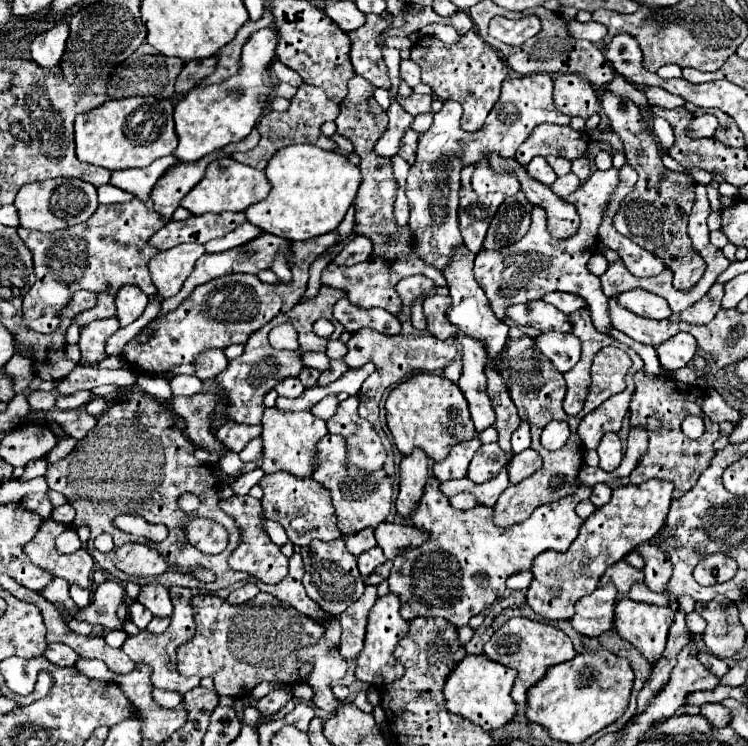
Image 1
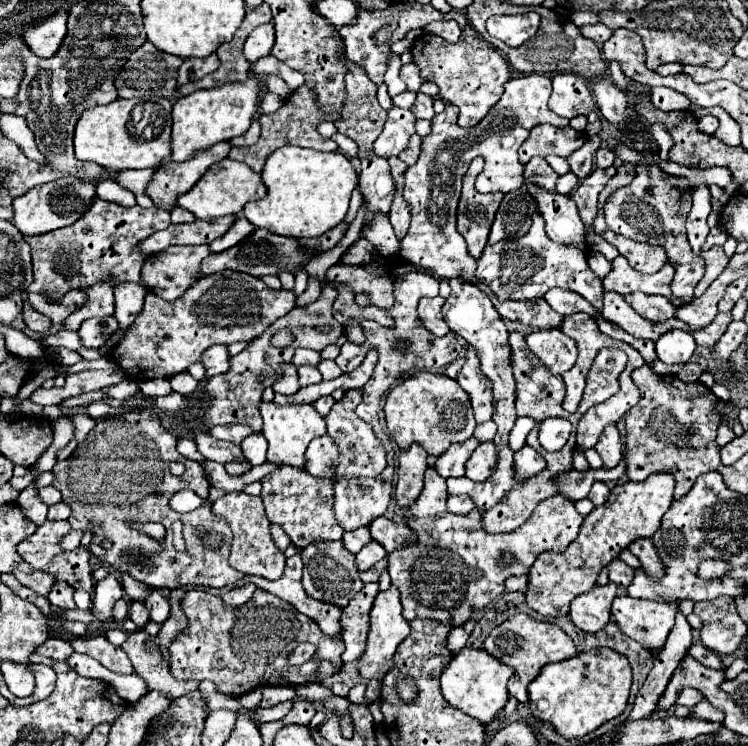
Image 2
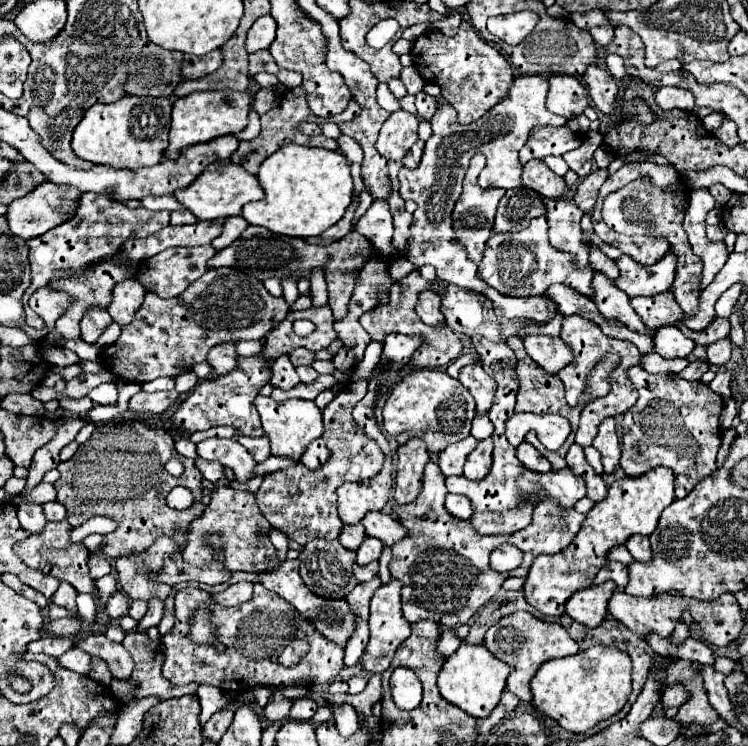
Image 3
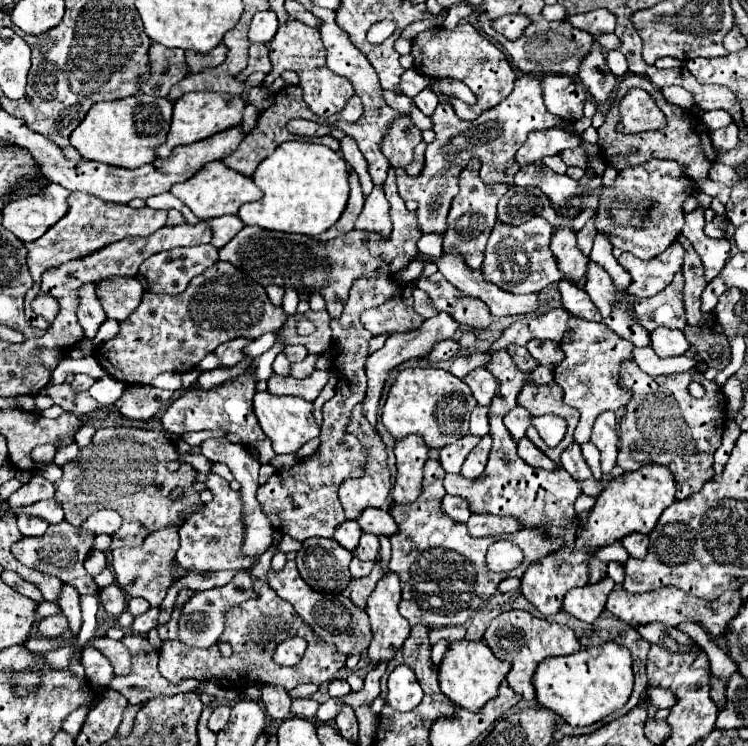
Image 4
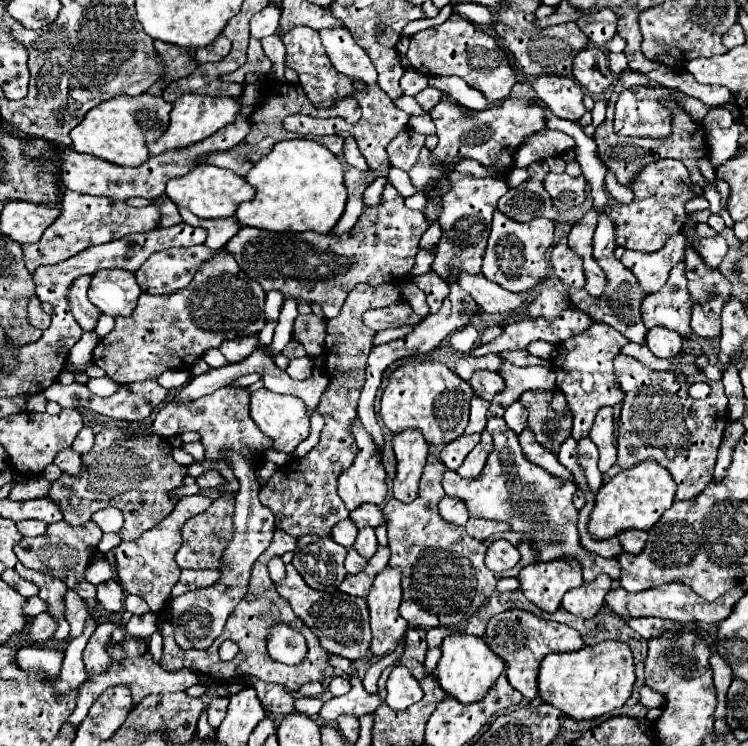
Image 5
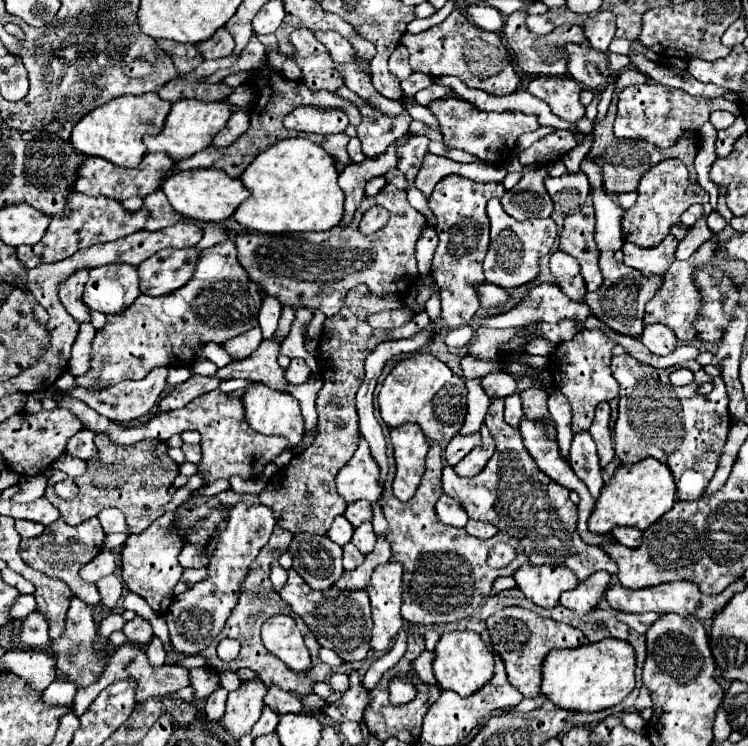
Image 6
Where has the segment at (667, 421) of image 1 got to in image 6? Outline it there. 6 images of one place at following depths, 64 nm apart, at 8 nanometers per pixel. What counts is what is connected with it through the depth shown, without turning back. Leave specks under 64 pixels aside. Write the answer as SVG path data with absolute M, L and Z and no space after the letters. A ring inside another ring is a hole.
M630 354L612 360L612 376L620 384L620 412L614 426L614 444L616 456L624 466L636 464L646 456L658 458L670 468L676 480L678 500L698 500L718 468L732 418L728 414L728 396L722 378L710 378L696 360L684 362L682 368L692 370L694 380L680 388L670 384L670 368L652 368L630 358ZM704 382L712 382L714 390L706 396L696 396L696 388Z

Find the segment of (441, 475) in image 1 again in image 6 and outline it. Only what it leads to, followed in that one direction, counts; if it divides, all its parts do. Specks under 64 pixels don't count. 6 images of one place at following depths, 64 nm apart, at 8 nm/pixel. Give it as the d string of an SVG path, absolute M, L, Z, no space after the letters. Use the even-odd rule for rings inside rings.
M474 432L474 434L468 434L468 436L462 436L462 434L456 434L456 438L452 438L444 450L444 460L446 464L450 466L456 466L472 448L476 448L480 444L480 432Z

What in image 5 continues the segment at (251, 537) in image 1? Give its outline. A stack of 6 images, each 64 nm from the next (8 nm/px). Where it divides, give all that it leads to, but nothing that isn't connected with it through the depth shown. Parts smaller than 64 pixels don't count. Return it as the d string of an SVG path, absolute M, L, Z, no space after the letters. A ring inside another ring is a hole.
M204 472L198 478L200 486L210 486L216 488L222 496L218 500L214 500L206 512L186 520L186 524L182 526L182 546L178 550L178 566L180 568L192 568L192 570L206 570L206 568L220 568L222 566L222 554L234 534L234 524L232 524L232 516L234 516L234 492L226 490L226 482L218 472Z

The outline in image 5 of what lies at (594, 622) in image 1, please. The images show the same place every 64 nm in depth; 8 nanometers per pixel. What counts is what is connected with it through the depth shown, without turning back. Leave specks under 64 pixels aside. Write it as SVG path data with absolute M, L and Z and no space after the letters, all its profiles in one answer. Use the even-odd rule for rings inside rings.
M600 574L596 582L582 584L580 588L572 588L564 594L562 608L580 618L592 618L604 606L604 596L612 588L612 578Z

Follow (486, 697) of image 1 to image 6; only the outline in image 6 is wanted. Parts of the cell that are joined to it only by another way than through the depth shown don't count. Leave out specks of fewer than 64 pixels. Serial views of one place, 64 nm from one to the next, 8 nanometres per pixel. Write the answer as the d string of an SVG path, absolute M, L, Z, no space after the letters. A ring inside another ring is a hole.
M446 632L436 646L434 676L442 690L452 690L460 696L472 696L494 676L494 652L476 632Z

